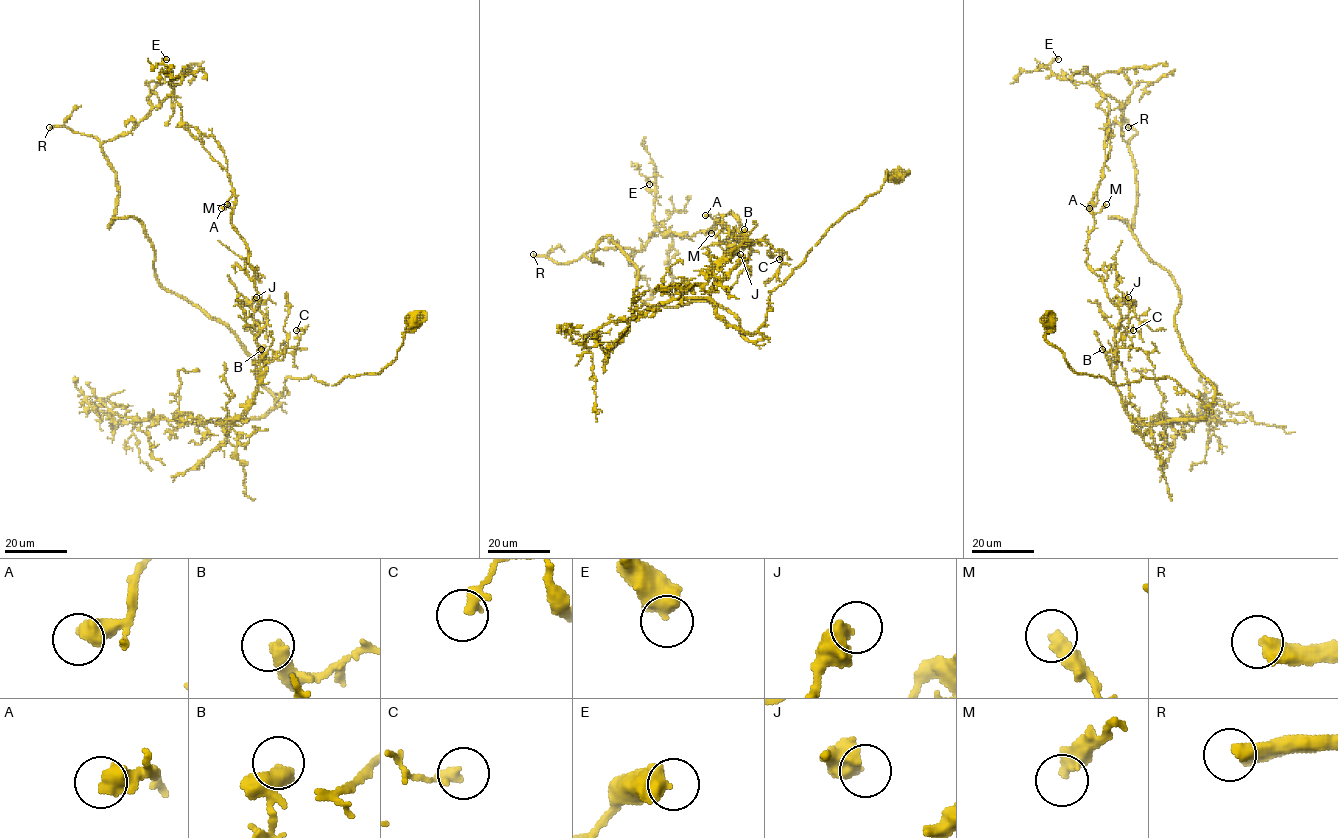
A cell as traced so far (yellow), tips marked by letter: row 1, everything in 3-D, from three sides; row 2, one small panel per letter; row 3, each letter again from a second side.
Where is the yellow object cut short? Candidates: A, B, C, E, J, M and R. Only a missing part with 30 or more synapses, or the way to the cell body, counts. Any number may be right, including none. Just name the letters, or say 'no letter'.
R

